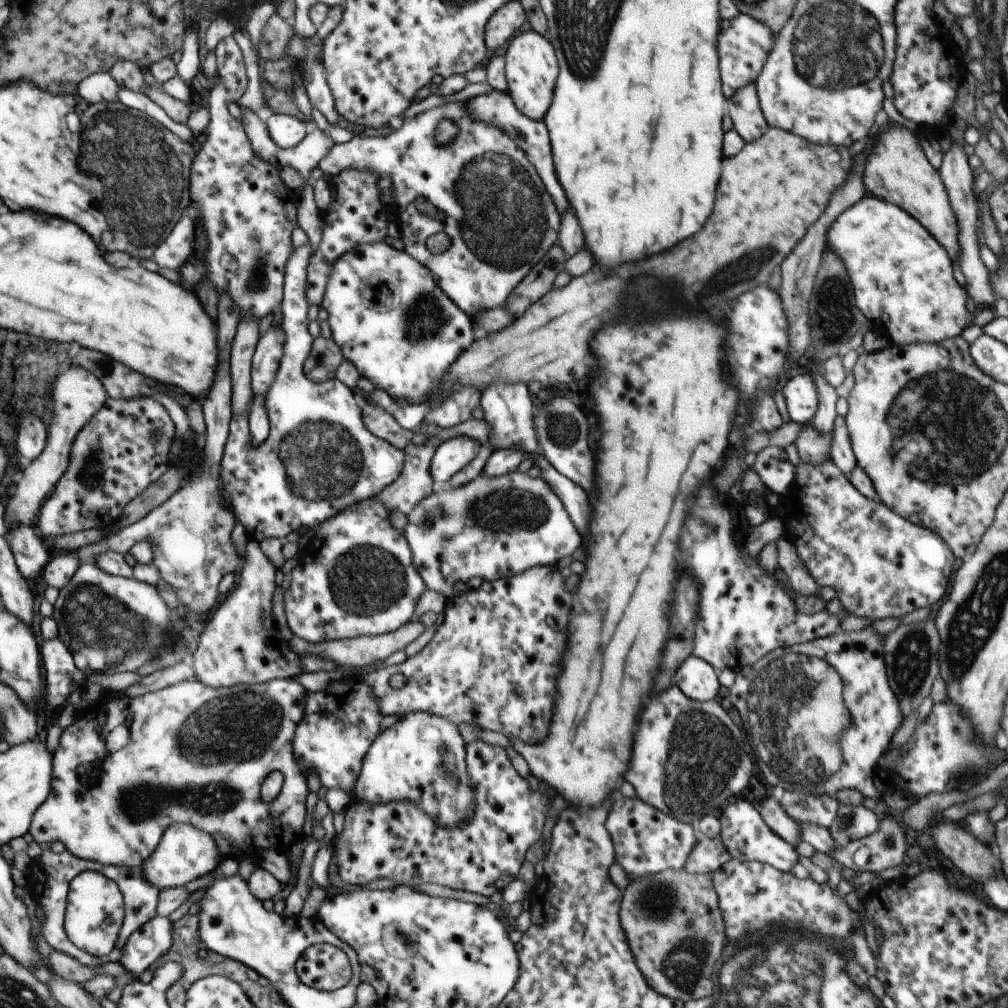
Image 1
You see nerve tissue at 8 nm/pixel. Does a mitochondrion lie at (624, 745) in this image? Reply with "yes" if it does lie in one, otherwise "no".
no

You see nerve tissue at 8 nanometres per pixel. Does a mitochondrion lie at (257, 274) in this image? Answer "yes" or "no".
yes

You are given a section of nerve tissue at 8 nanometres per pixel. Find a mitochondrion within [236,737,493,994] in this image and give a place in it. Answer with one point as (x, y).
(445, 771)

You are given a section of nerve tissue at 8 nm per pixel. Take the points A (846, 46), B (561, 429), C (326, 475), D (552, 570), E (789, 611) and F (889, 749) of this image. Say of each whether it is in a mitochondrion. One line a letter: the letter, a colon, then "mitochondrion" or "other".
A: mitochondrion
B: mitochondrion
C: mitochondrion
D: other
E: other
F: other

